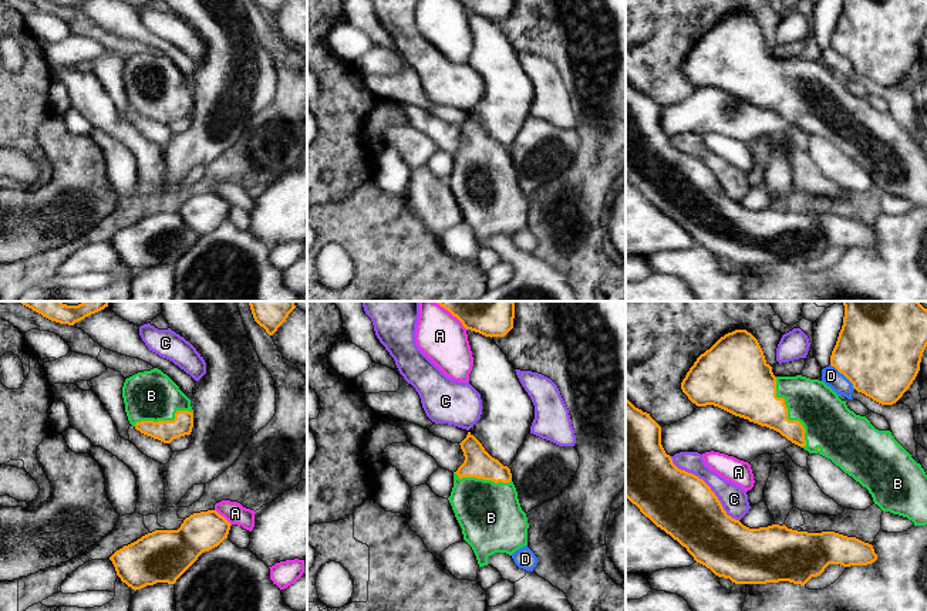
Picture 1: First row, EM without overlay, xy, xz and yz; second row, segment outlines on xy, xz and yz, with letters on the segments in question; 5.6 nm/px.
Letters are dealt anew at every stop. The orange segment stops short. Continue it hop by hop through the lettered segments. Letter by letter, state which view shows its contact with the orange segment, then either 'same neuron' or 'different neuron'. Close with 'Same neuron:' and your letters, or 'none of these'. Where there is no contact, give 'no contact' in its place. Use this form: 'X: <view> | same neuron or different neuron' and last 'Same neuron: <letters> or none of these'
A: xy | different neuron
B: yz | same neuron
C: yz | different neuron
D: yz | different neuron
Same neuron: B

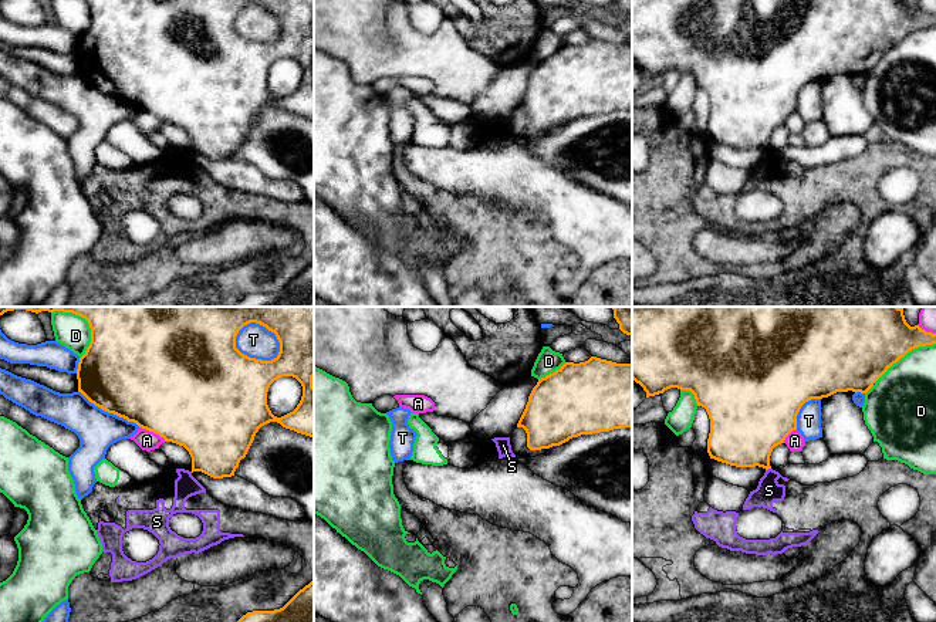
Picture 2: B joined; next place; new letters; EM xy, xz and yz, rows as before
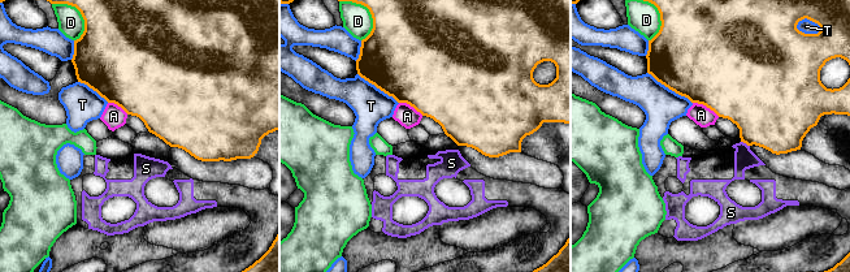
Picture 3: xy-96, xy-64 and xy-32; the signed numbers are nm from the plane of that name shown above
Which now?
A: xy | different neuron
D: yz | different neuron
S: yz | different neuron
T: xy | different neuron
Same neuron: none of these

